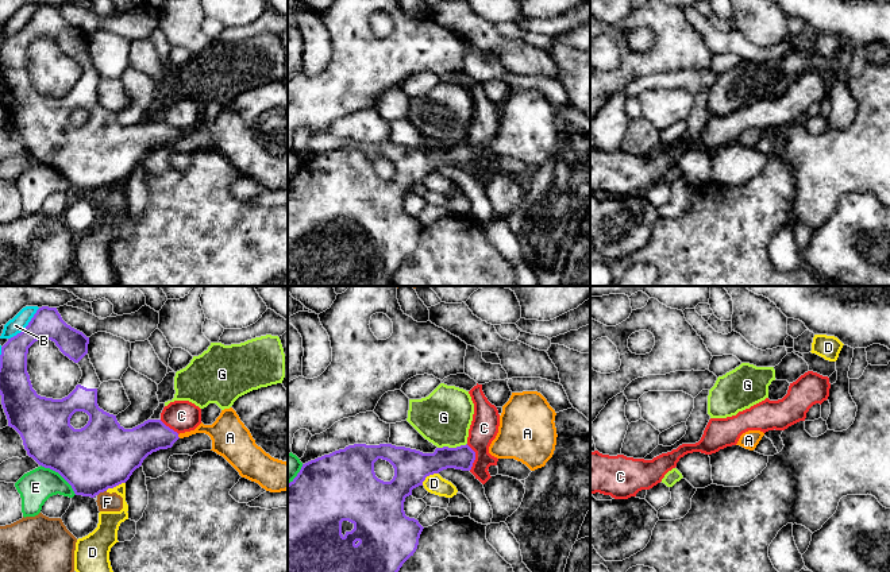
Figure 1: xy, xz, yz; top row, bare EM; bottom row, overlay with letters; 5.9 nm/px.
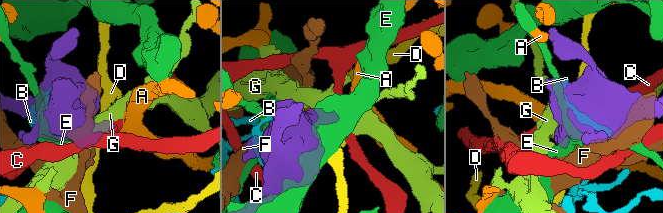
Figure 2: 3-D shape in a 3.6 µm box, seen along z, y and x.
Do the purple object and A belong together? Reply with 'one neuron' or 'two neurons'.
one neuron

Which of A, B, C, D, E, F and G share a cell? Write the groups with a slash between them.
A / B / C / D / E / F / G

